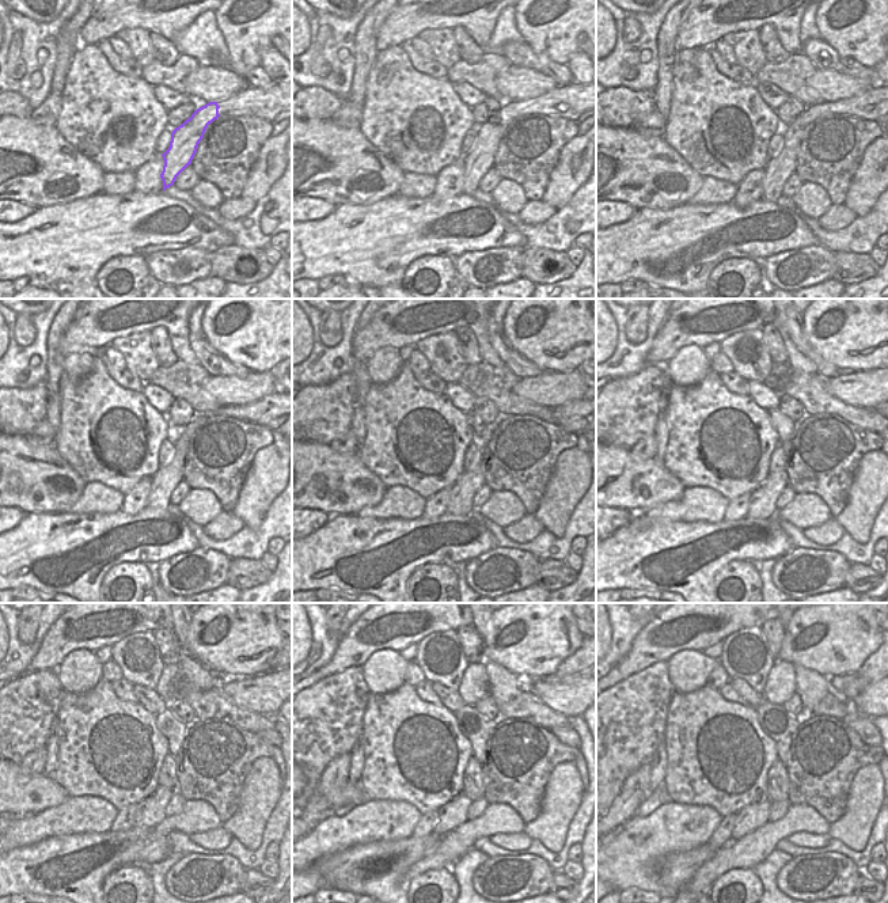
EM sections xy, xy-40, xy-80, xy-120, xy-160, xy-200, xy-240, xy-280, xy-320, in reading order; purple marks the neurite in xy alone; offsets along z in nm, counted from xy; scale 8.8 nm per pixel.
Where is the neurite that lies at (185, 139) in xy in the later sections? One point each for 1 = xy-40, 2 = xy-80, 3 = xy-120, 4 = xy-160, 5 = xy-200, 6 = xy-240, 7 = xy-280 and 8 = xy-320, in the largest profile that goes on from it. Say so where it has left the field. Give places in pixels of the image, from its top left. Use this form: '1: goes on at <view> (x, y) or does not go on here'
1: goes on at xy-40 (481, 158)
2: goes on at xy-80 (778, 169)
3: goes on at xy-120 (167, 477)
4: goes on at xy-160 (460, 503)
5: goes on at xy-200 (763, 500)
6: goes on at xy-240 (151, 811)
7: goes on at xy-280 (450, 816)
8: goes on at xy-320 (750, 818)

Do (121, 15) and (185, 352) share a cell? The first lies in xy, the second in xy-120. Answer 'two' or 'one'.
one

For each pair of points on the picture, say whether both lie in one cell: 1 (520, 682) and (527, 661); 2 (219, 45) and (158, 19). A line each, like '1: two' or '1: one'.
1: two
2: two

